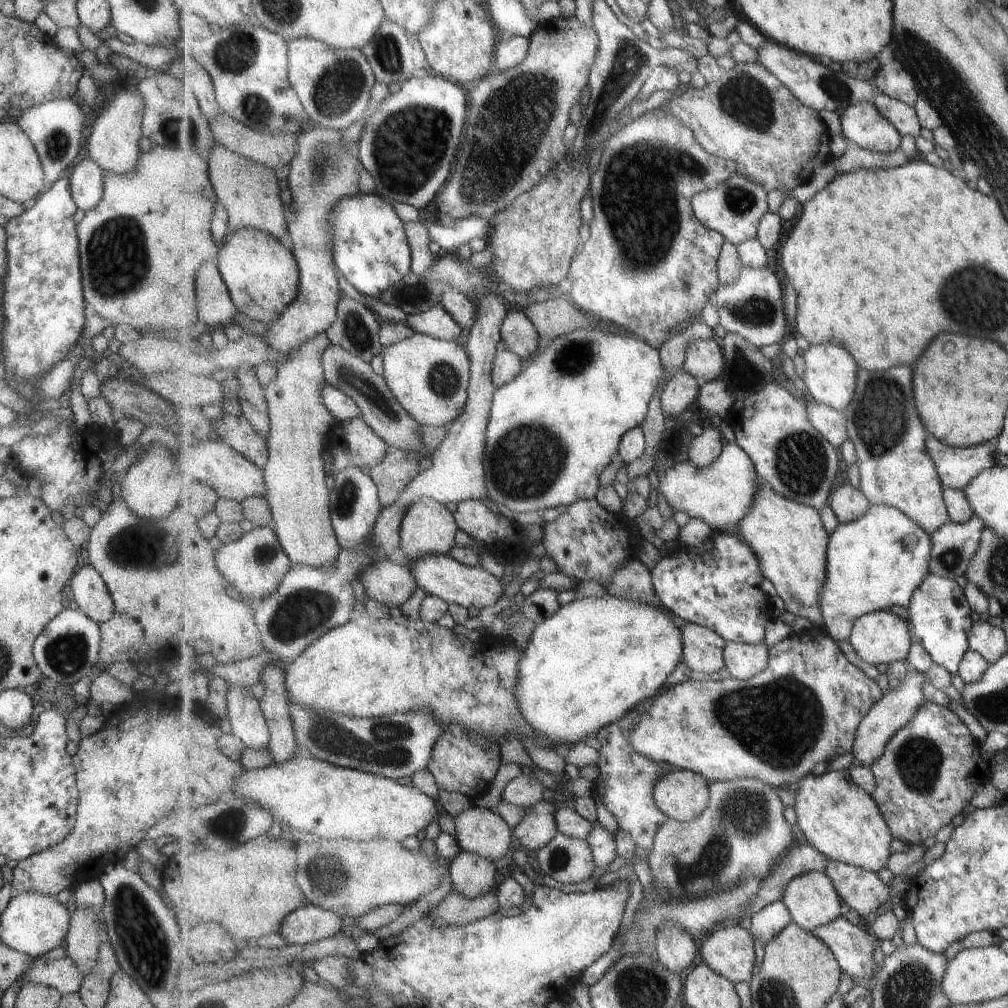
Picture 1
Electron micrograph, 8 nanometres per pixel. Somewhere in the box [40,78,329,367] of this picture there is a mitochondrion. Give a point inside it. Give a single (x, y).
(117, 261)

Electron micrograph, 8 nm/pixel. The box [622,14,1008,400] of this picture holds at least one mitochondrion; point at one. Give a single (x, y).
(967, 116)

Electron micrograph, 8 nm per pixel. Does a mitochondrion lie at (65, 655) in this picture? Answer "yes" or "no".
yes

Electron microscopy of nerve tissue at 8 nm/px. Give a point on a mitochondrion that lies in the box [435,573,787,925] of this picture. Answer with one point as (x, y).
(744, 813)

